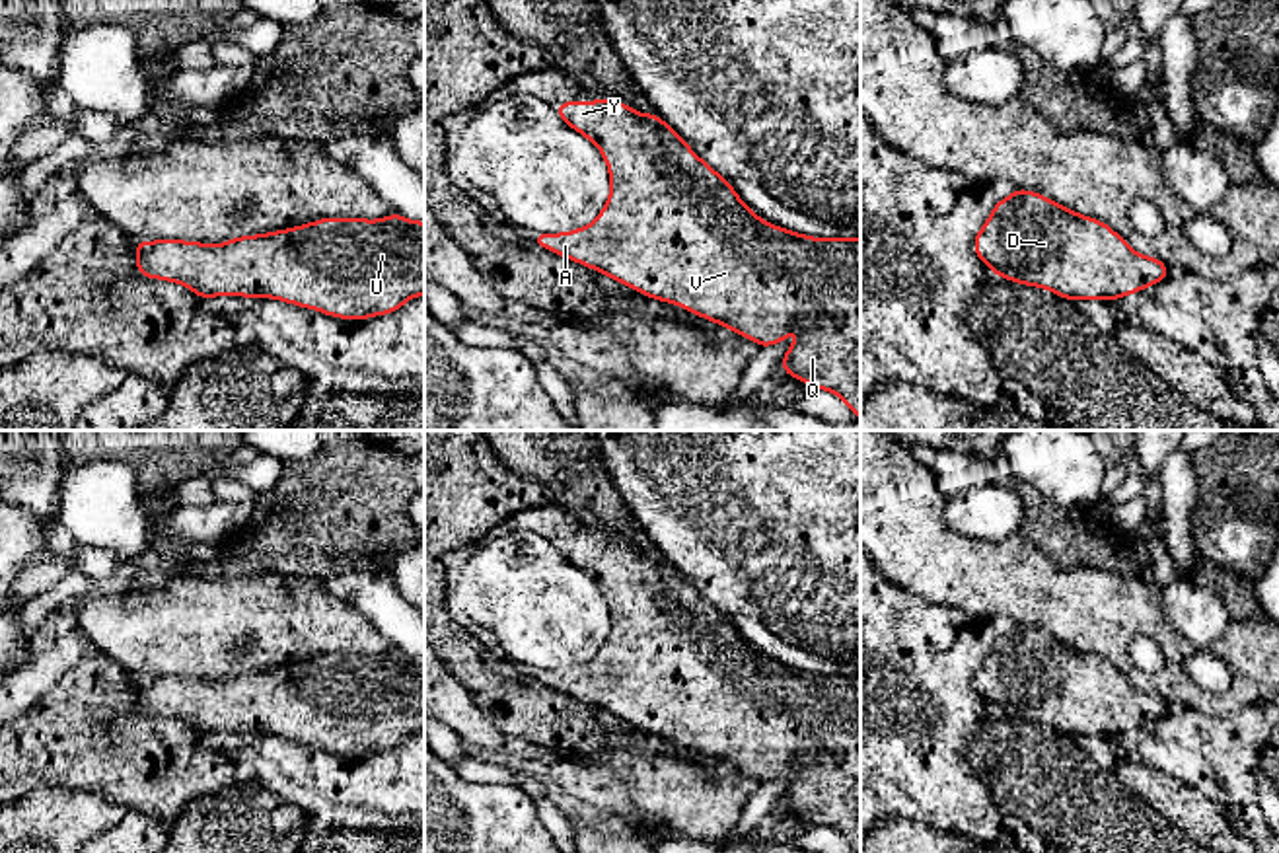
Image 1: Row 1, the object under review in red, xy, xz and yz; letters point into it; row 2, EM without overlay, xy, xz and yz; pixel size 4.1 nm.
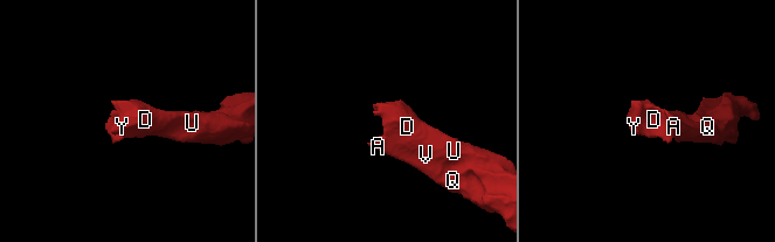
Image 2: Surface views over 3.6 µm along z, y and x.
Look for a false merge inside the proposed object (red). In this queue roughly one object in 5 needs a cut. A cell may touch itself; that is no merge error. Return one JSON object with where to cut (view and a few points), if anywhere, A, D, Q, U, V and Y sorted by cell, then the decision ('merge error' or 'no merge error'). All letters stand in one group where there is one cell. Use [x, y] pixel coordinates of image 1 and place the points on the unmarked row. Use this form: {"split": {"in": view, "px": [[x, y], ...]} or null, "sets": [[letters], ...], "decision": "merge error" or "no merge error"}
{"split": null, "sets": [["A", "D", "Q", "U", "V", "Y"]], "decision": "no merge error"}

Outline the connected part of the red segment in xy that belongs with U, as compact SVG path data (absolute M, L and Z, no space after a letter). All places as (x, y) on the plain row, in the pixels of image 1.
M399 650L382 656L321 654L290 666L243 672L226 680L160 676L134 678L136 707L146 715L162 715L191 724L201 736L210 732L276 734L343 756L368 756L397 748L413 732L424 730L424 658Z

